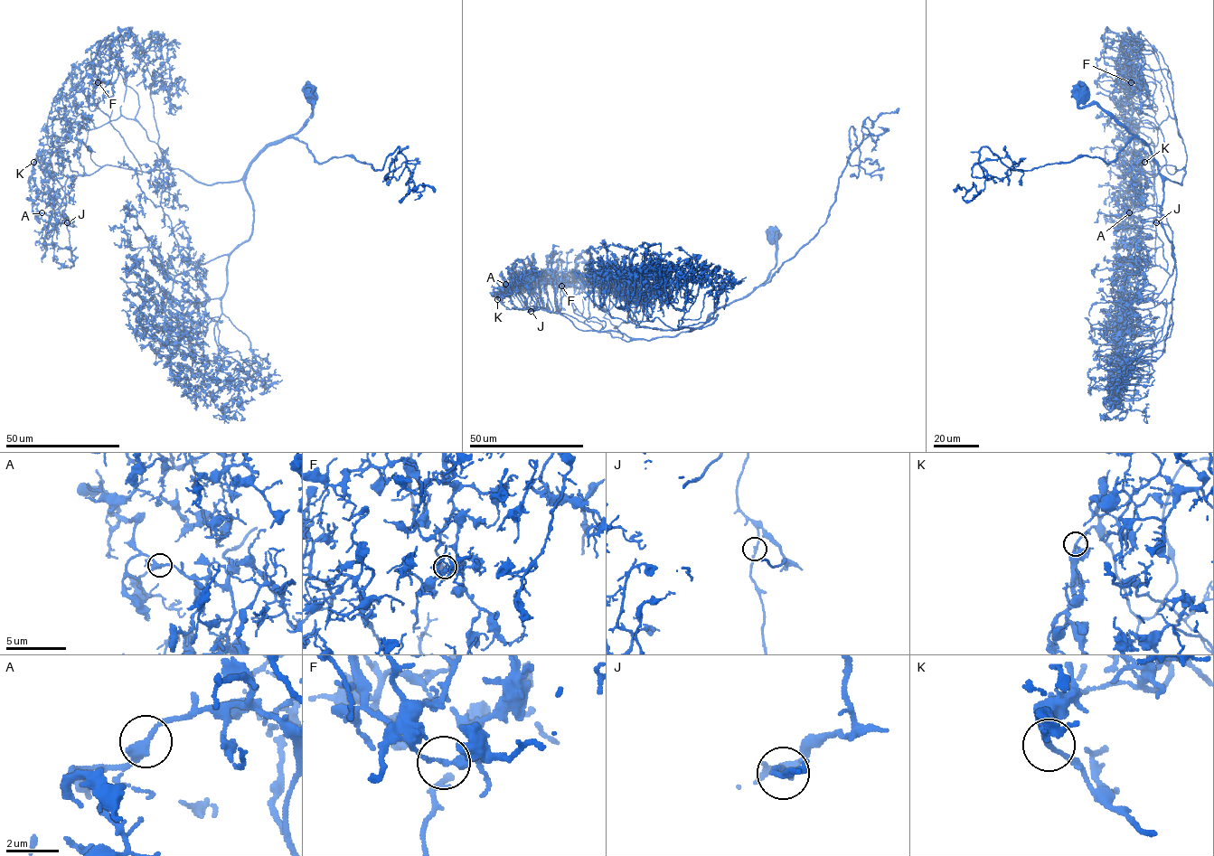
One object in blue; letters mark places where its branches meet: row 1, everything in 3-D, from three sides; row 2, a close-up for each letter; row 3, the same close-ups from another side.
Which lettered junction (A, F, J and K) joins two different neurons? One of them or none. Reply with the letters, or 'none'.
none

